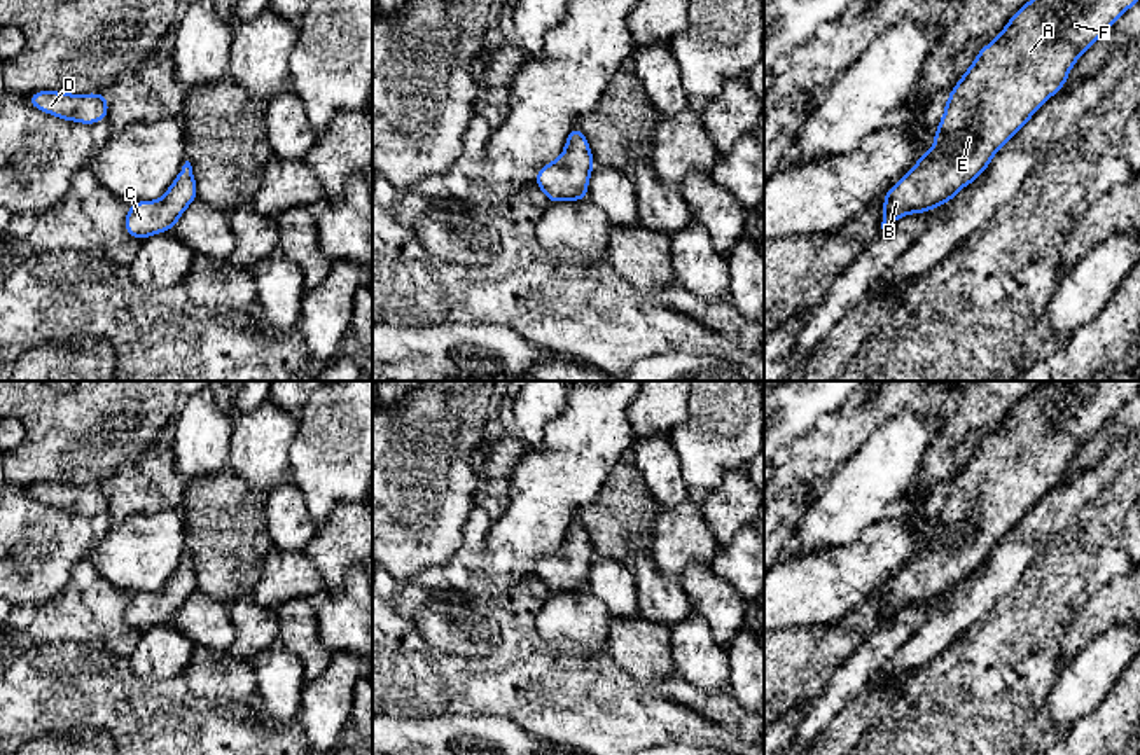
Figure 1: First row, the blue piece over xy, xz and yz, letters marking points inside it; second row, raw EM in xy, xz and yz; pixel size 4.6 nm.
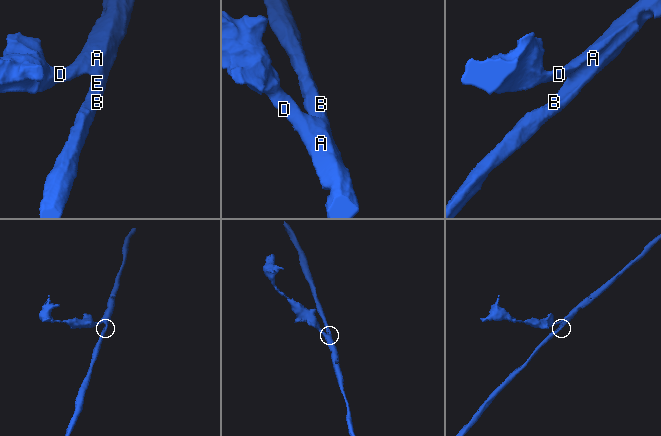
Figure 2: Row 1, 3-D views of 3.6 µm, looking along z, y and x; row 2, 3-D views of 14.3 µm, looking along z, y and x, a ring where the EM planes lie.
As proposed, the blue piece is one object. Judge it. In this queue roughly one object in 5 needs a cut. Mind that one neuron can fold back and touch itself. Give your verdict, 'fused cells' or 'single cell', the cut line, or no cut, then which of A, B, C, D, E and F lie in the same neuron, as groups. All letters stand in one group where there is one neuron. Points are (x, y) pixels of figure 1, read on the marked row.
single cell; no cut; A B C D E F

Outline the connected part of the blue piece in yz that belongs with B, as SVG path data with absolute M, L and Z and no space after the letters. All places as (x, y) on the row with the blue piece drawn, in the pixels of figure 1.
M1030 0L1005 24L1000 35L986 44L970 68L949 91L944 115L935 128L932 149L920 156L913 170L883 196L881 229L909 213L925 213L949 203L956 192L972 184L991 157L1025 126L1026 121L1065 84L1074 63L1138 0Z

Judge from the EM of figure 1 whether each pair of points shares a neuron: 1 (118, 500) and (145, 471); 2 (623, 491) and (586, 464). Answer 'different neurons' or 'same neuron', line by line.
1: same neuron
2: different neurons

